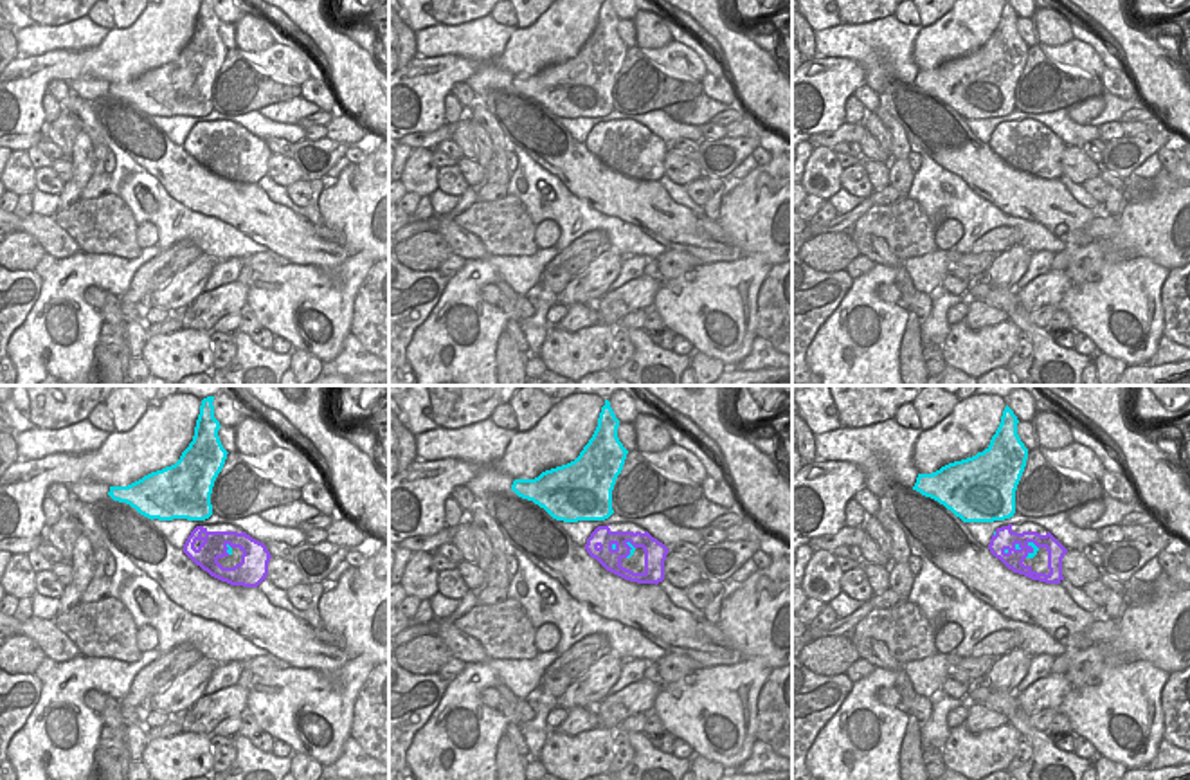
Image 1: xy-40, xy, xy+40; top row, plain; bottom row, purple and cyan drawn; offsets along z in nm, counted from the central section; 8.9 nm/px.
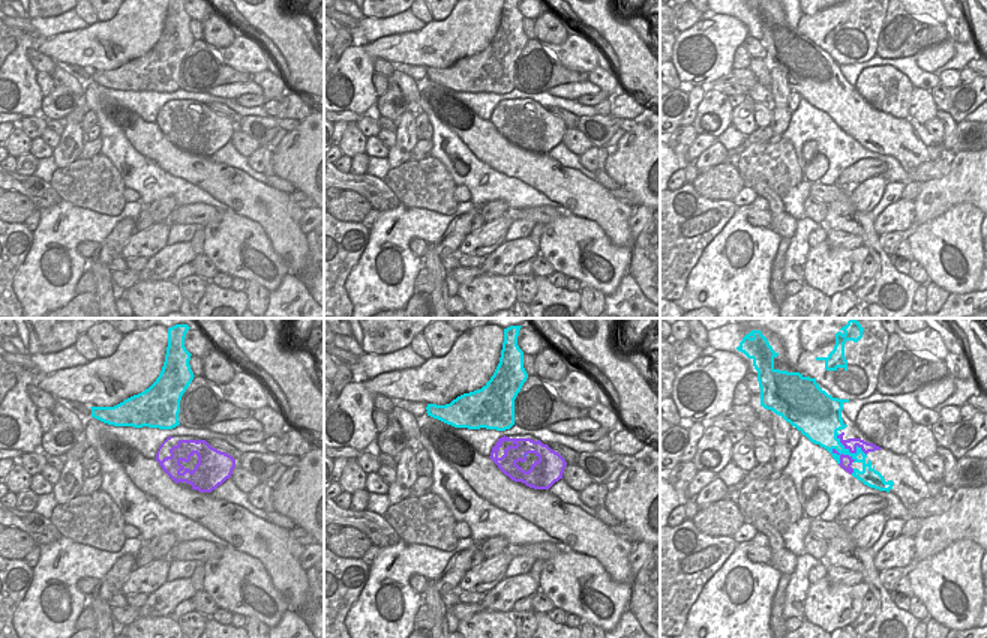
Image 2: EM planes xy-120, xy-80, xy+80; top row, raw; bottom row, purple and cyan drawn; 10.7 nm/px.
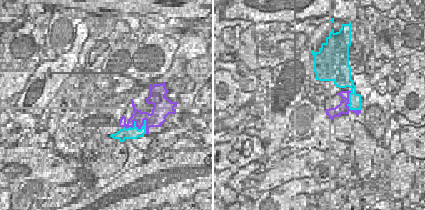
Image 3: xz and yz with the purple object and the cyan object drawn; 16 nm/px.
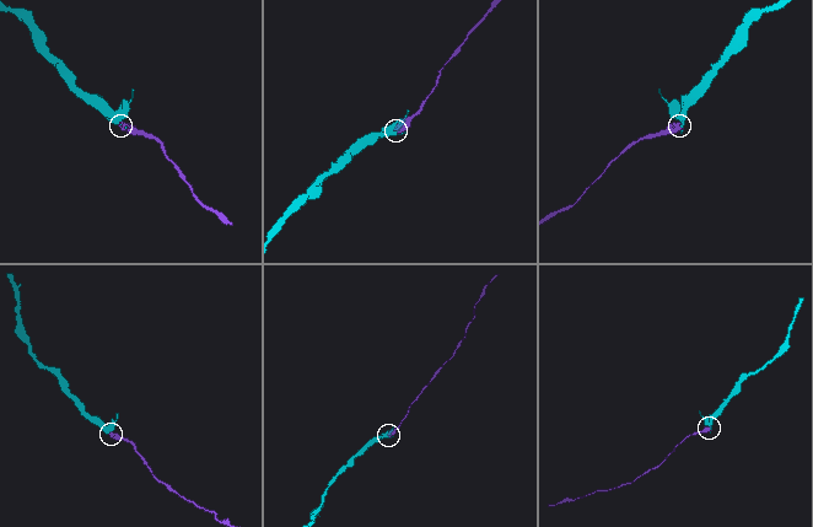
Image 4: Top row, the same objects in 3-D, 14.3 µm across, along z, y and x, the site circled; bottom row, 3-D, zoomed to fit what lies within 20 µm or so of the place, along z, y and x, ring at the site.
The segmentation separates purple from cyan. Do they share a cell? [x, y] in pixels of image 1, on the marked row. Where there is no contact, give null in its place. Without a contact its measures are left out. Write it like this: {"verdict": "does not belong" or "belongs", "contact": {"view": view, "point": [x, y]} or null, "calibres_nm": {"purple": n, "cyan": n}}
{"verdict": "does not belong", "contact": {"view": "xy+40", "point": [1032, 550]}, "calibres_nm": {"purple": 190, "cyan": 60}}

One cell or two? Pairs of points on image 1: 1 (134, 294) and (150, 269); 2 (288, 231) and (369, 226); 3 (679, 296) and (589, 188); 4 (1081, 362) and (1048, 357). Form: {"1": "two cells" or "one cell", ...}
{"1": "one cell", "2": "two cells", "3": "two cells", "4": "one cell"}

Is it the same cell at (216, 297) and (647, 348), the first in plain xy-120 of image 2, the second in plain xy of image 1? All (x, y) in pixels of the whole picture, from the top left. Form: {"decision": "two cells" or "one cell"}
{"decision": "one cell"}

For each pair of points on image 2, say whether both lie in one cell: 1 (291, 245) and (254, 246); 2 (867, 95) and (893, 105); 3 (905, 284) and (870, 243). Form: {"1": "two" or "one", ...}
{"1": "two", "2": "one", "3": "one"}

